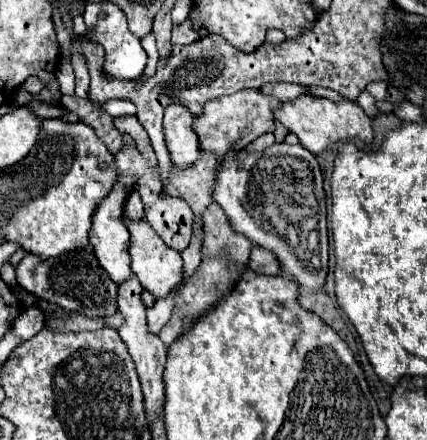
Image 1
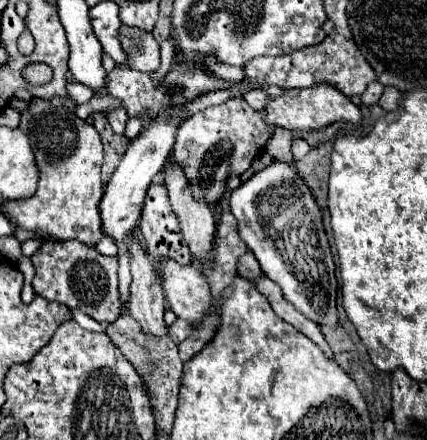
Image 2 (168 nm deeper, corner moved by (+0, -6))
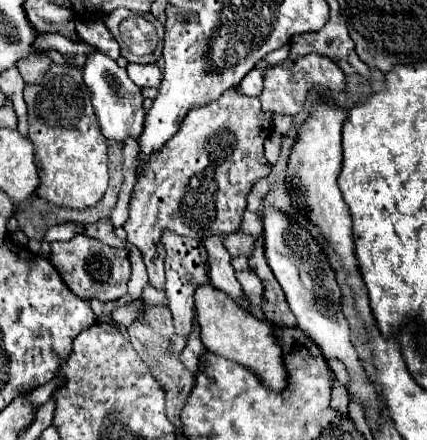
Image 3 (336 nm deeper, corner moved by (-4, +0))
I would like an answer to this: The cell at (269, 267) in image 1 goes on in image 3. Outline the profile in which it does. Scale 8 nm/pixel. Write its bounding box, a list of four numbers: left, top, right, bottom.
[223,233,255,257]

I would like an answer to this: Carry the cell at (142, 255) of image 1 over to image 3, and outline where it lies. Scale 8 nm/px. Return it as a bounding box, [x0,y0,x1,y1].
[193,283,287,391]

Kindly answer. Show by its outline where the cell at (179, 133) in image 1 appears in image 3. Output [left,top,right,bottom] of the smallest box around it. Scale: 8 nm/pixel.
[203,235,245,307]

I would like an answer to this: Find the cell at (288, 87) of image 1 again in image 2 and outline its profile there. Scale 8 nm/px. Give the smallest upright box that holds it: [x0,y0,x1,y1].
[243,89,269,109]

